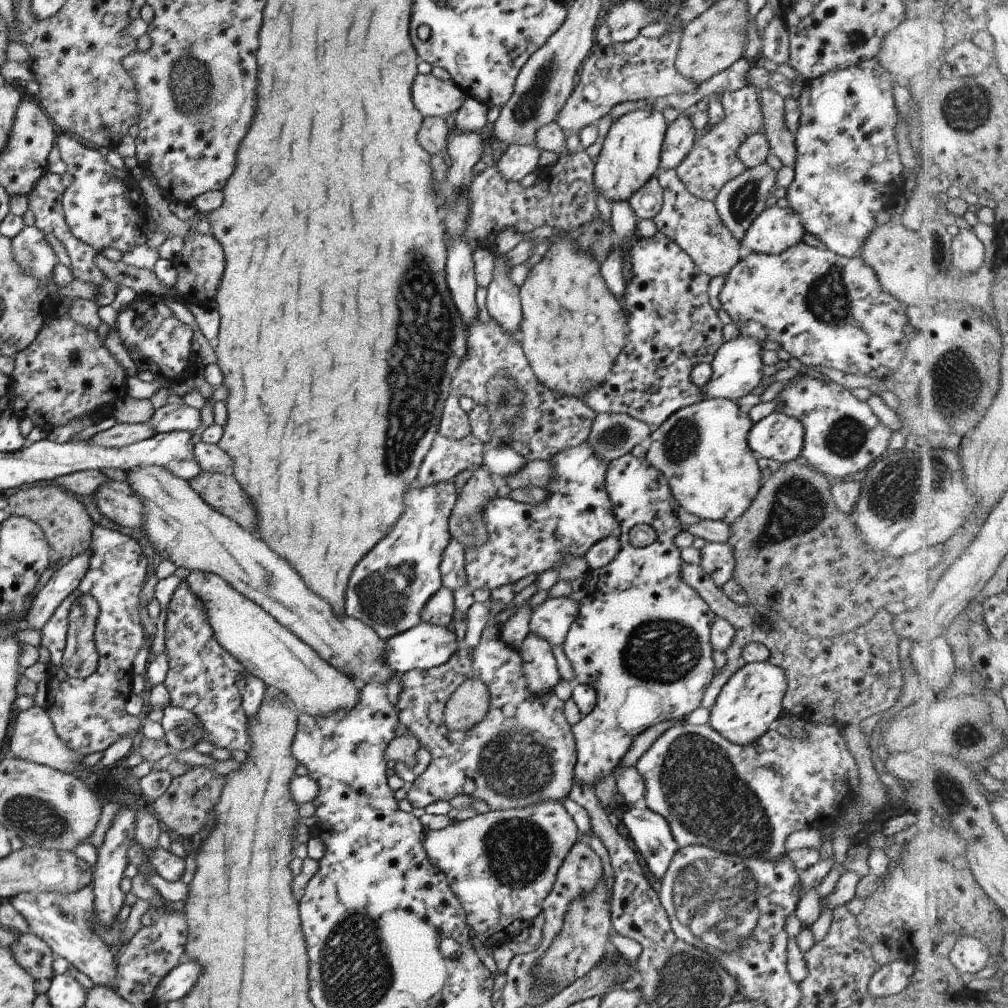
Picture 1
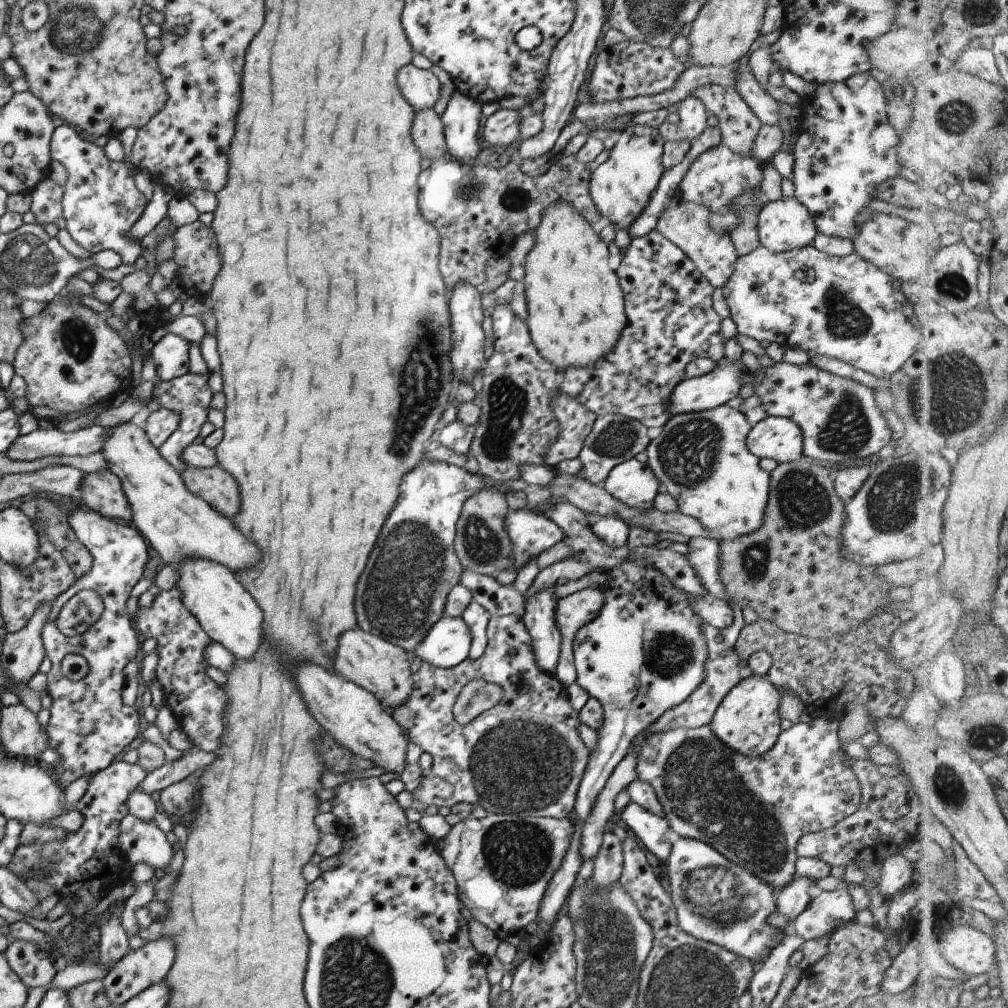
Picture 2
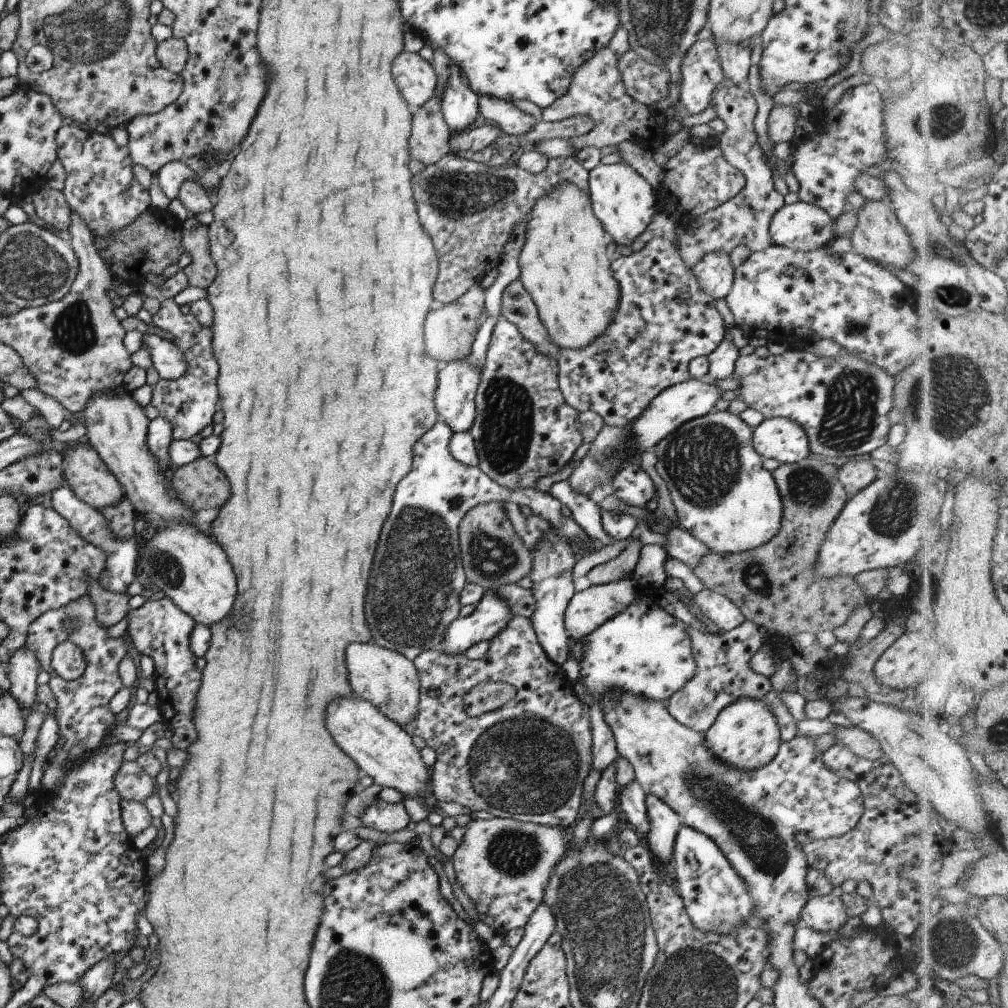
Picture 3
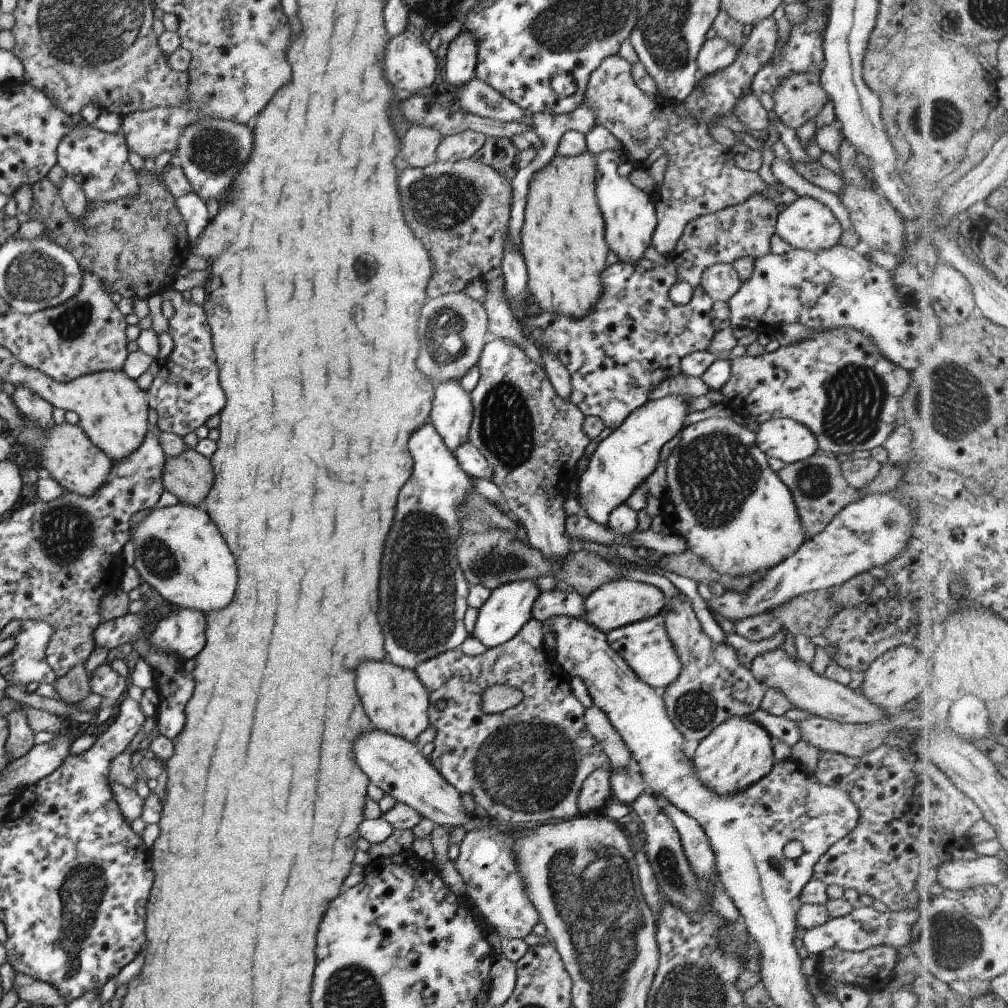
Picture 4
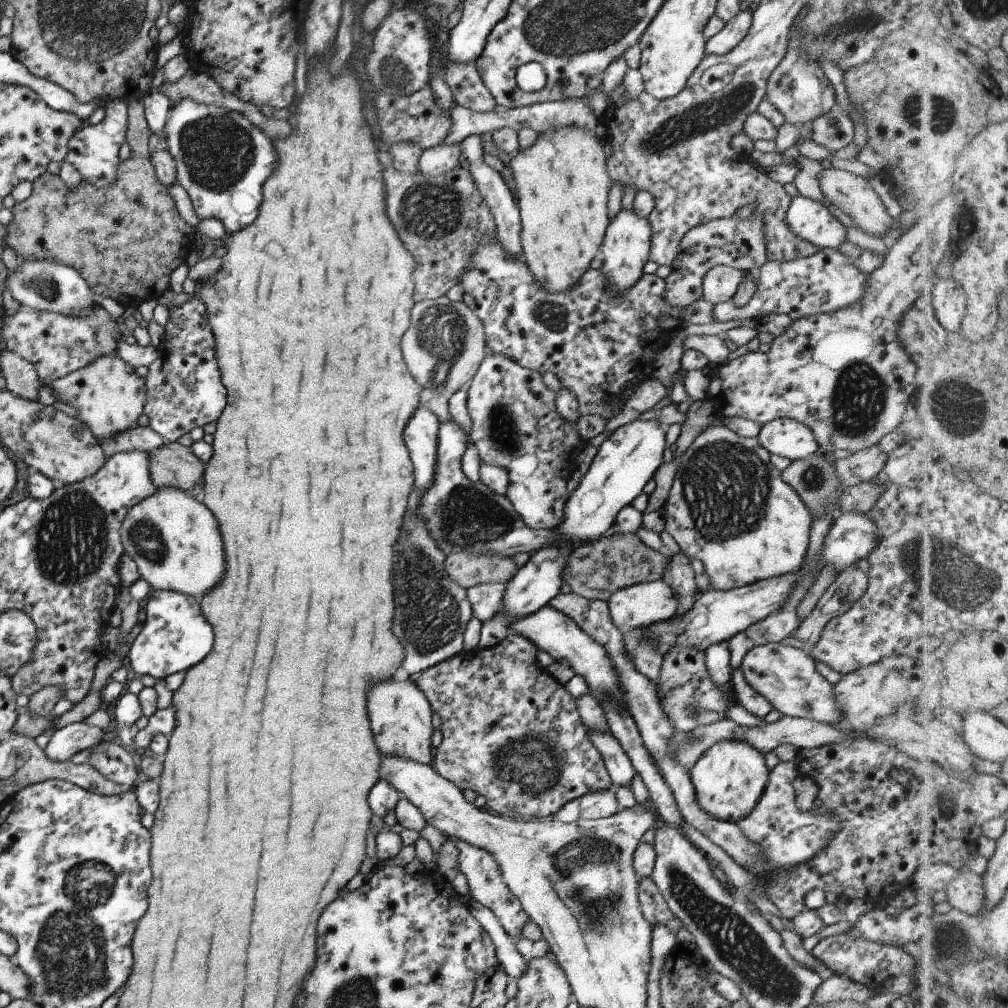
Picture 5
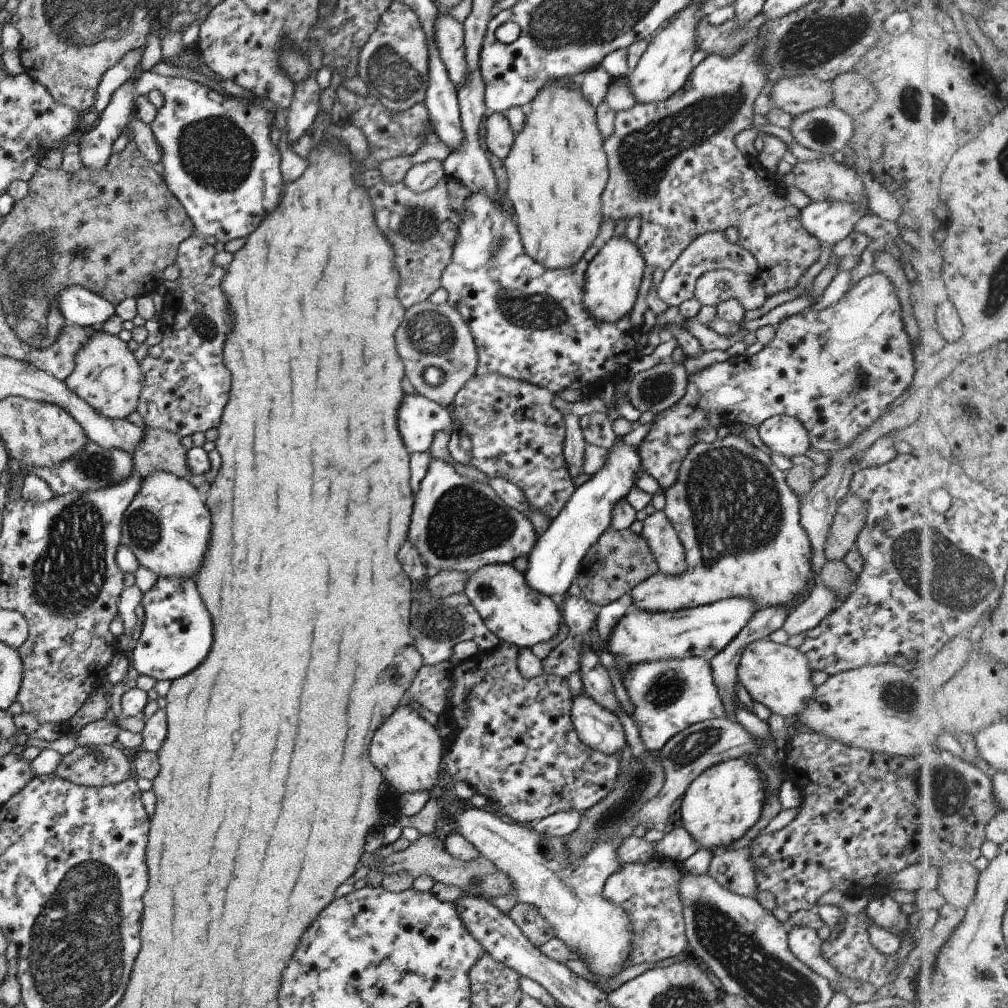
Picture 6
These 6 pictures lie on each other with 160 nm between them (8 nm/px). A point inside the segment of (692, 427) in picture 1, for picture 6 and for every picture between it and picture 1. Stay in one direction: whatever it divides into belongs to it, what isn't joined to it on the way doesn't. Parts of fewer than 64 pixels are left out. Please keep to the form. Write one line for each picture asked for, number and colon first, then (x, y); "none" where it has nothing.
2: (701, 458)
3: (722, 496)
4: (732, 511)
5: (727, 507)
6: (738, 522)

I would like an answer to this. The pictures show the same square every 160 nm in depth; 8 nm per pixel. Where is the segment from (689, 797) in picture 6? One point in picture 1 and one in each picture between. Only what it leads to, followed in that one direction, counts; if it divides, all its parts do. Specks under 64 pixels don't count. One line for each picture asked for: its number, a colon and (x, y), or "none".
1: (751, 698)
2: (747, 720)
3: (745, 735)
4: (738, 752)
5: (728, 778)

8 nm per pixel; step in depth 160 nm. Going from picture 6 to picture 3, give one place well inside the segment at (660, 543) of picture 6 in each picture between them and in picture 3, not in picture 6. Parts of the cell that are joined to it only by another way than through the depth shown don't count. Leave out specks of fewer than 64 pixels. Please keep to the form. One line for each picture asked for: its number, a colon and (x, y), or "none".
3: (722, 675)
4: (712, 686)
5: (678, 575)

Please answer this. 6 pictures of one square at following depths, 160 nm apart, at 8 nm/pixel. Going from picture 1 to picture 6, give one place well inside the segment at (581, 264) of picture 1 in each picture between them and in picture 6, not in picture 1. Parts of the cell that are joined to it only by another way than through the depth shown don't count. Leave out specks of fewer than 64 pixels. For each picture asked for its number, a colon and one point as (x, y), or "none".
2: (575, 309)
3: (563, 266)
4: (563, 247)
5: (561, 182)
6: (556, 169)

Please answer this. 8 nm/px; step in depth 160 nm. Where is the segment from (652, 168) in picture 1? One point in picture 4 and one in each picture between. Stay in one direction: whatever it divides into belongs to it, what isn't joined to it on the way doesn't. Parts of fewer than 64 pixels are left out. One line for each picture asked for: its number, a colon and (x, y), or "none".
2: (620, 187)
3: (624, 204)
4: (629, 216)

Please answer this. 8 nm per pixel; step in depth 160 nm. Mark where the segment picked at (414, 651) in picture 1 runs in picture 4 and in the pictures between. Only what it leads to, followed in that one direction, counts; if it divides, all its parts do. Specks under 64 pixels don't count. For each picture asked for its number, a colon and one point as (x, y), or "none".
2: (446, 644)
3: (490, 616)
4: (508, 607)

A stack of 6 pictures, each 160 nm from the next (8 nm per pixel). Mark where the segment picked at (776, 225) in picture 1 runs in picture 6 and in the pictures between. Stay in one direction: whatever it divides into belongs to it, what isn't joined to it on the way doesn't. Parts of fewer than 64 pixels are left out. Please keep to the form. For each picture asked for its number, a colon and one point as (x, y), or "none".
2: (784, 225)
3: (801, 227)
4: (805, 224)
5: (809, 220)
6: (828, 222)

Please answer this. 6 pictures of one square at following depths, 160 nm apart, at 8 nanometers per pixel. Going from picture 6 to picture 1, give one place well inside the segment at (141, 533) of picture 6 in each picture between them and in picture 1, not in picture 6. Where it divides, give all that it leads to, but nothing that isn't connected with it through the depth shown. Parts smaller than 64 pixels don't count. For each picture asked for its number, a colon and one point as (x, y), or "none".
1: (264, 648)
2: (225, 611)
3: (190, 569)
4: (178, 552)
5: (173, 540)

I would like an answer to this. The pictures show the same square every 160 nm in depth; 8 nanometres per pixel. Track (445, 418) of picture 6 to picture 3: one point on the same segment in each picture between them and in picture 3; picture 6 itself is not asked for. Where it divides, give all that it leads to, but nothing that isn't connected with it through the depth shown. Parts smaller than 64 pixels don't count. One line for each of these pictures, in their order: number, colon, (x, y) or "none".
3: (413, 591)
4: (422, 593)
5: (420, 435)

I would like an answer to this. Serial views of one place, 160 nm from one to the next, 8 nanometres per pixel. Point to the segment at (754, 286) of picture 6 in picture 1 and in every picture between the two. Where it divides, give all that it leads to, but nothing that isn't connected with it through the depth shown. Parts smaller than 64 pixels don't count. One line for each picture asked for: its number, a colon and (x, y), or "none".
1: (693, 224)
2: (685, 224)
3: (714, 274)
4: (719, 282)
5: (719, 284)

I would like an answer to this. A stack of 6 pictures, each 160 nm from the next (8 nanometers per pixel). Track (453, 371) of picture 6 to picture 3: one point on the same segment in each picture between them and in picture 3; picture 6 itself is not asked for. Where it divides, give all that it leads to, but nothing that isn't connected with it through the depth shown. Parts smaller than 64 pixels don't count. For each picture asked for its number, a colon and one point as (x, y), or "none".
3: (449, 329)
4: (452, 330)
5: (444, 345)

